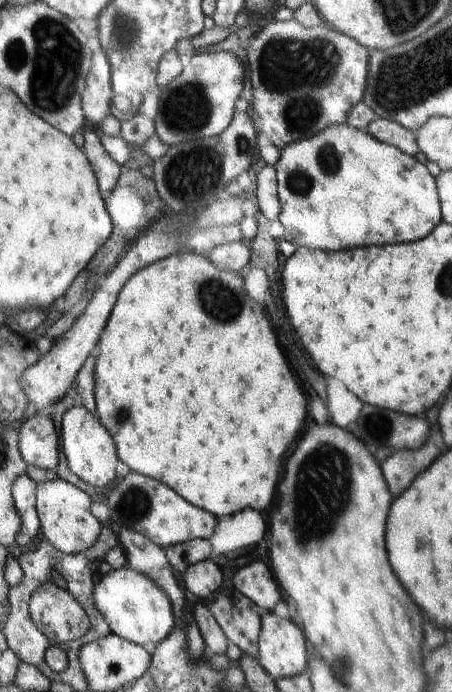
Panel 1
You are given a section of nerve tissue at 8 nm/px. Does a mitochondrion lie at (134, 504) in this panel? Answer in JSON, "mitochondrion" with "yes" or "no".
{"mitochondrion":"yes"}

